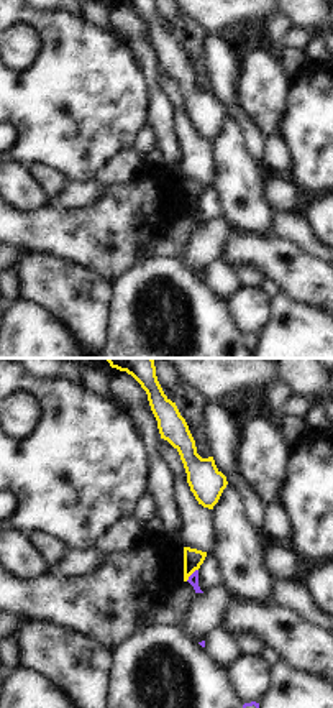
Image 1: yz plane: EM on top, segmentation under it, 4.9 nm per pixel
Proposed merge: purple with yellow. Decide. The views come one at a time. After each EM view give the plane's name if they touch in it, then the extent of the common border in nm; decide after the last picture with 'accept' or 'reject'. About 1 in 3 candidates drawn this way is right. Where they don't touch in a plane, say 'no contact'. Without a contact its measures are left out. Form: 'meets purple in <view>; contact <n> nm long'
meets purple in yz; contact 90 nm long

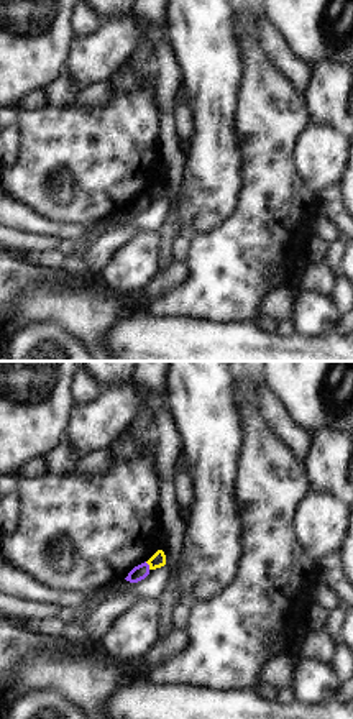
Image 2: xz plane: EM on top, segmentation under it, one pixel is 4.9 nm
meets purple in xz; contact 50 nm long

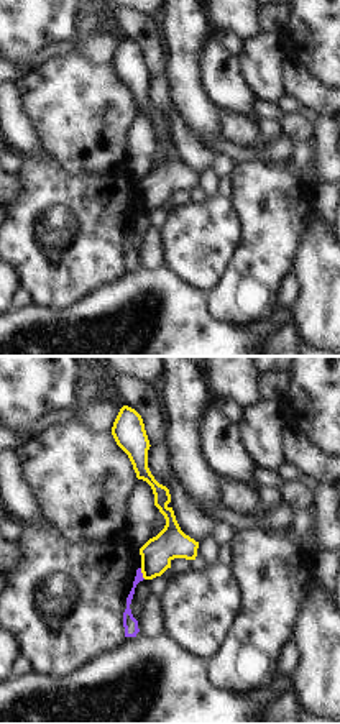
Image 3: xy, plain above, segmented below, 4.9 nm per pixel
meets purple in xy; contact 60 nm long

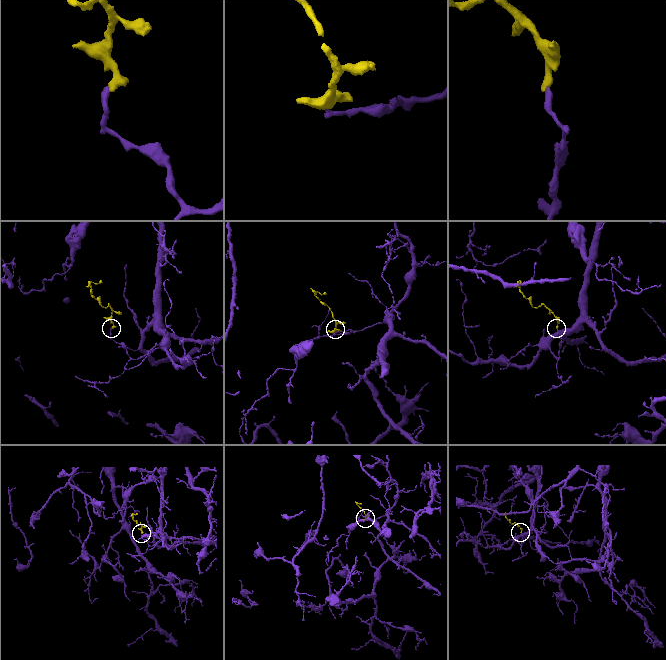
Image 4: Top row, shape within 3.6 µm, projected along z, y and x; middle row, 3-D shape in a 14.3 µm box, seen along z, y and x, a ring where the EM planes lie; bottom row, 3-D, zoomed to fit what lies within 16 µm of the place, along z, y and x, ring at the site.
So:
reject

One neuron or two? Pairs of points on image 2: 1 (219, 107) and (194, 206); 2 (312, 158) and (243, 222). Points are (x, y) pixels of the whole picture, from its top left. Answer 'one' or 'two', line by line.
1: one
2: two

